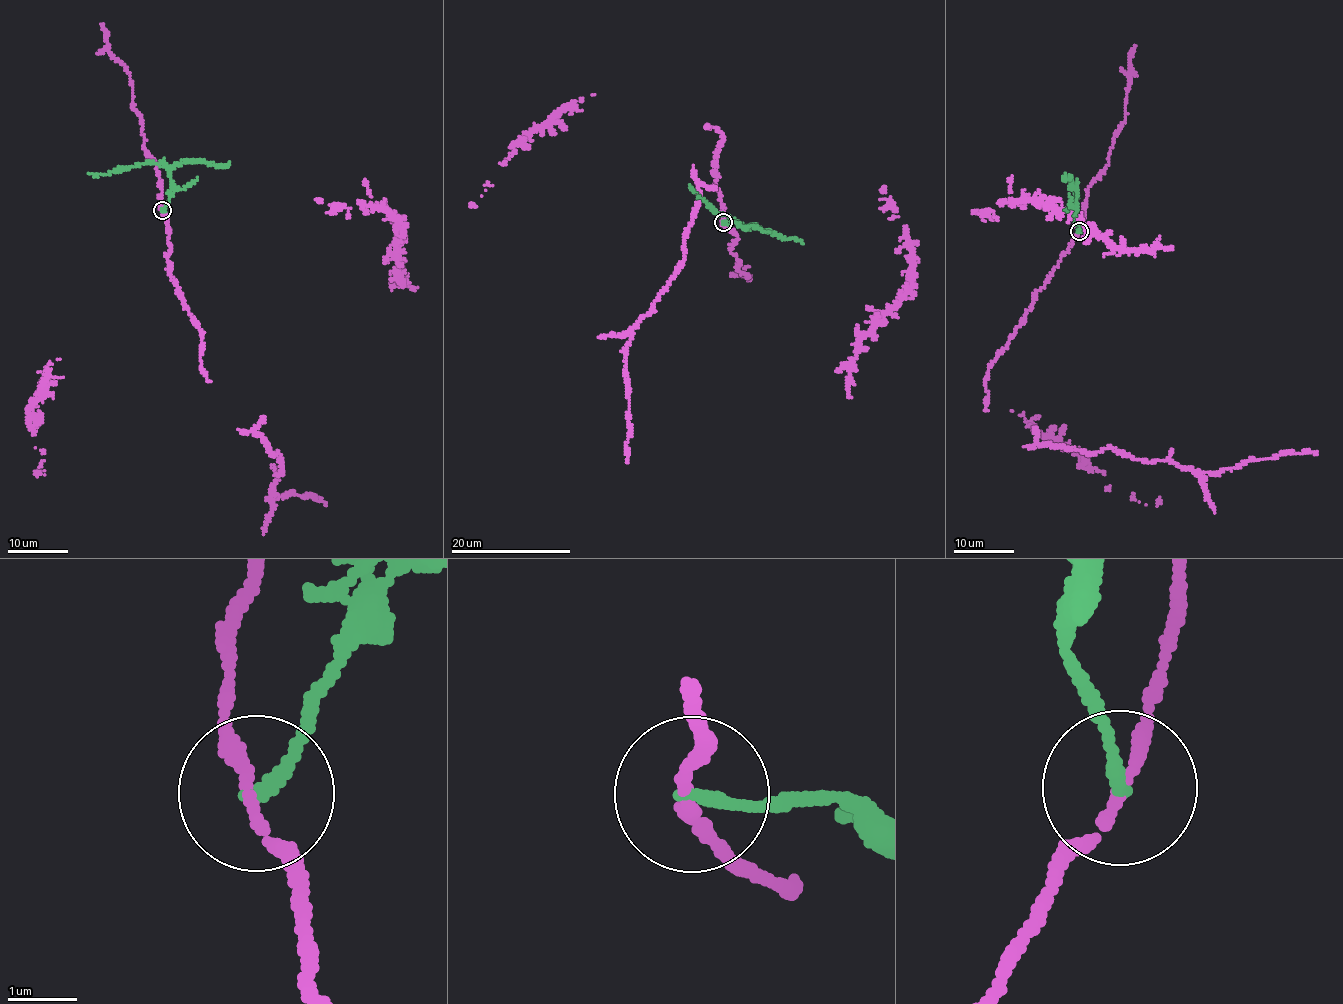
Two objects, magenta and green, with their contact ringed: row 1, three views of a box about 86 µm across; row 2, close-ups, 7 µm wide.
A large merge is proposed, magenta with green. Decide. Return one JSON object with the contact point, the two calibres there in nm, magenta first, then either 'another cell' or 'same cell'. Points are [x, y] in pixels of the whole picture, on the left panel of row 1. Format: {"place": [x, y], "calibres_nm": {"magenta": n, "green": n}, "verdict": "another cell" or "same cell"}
{"place": [162, 210], "calibres_nm": {"magenta": 150, "green": 180}, "verdict": "another cell"}

